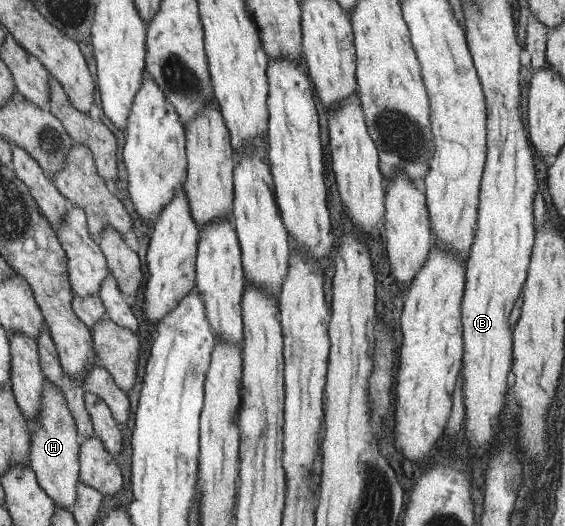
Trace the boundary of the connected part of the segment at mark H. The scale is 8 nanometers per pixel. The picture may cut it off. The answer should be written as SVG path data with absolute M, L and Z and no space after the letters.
M48 380L42 385L37 413L29 421L28 429L28 466L36 473L37 483L50 496L56 507L69 510L77 496L78 472L81 471L78 451L84 438L77 431L77 421L69 411L65 396Z

